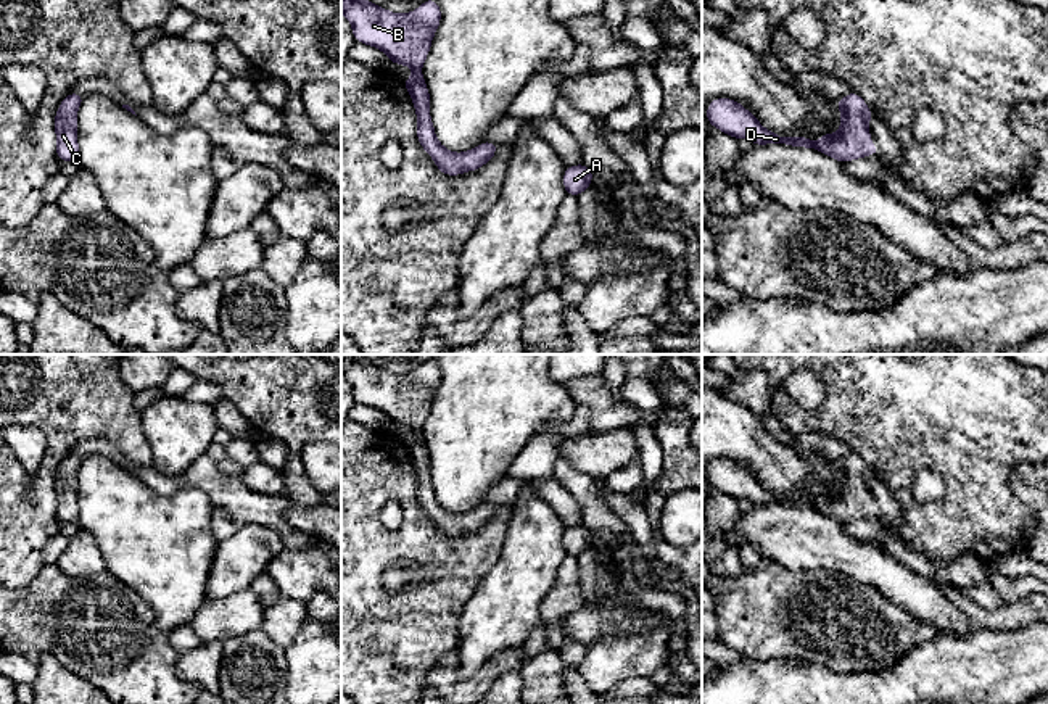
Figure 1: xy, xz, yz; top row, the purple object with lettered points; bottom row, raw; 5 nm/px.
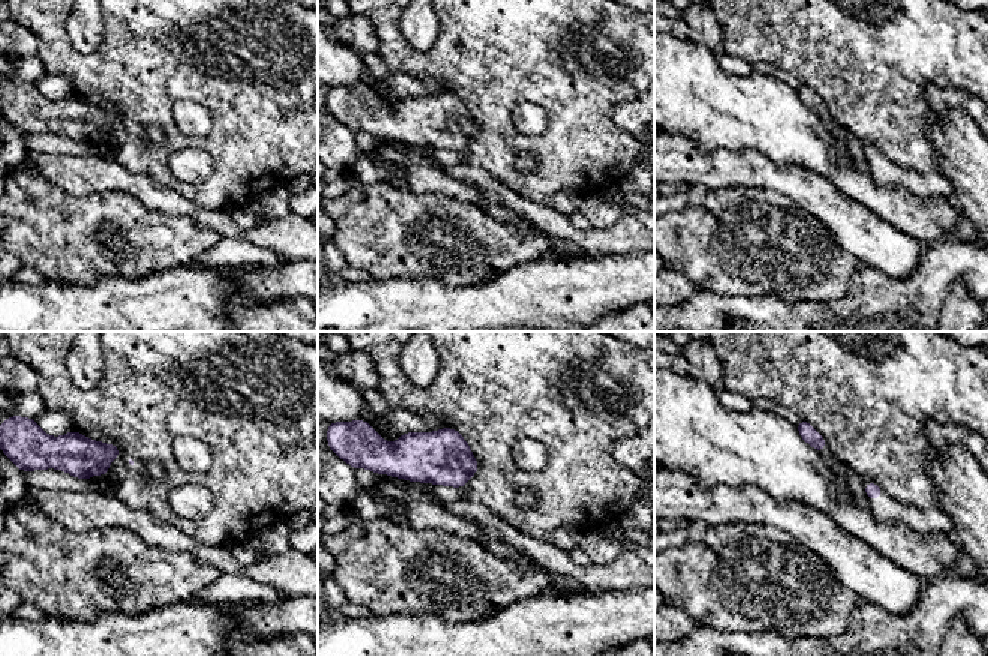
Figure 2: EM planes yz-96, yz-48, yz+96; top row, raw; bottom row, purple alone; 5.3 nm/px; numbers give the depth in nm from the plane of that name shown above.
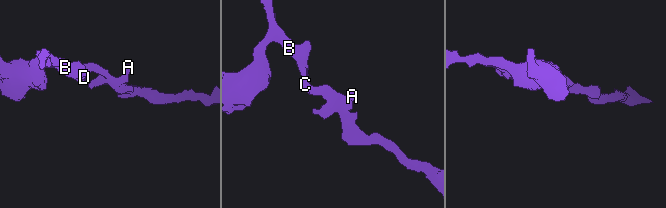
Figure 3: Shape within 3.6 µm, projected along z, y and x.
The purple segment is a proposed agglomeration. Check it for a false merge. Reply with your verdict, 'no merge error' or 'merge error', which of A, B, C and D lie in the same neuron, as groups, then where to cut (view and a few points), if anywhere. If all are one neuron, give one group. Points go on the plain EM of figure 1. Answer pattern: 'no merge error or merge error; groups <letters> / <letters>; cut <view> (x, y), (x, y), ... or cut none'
no merge error; groups A B C D; cut none

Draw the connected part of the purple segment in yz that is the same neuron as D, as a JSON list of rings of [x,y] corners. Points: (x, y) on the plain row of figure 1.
[[[858,454],[837,461],[842,475],[840,491],[824,495],[818,503],[808,498],[779,498],[766,491],[753,474],[731,459],[715,459],[707,469],[710,485],[734,499],[750,499],[755,506],[784,504],[790,507],[815,509],[840,524],[877,516],[879,509],[871,504],[869,480],[871,470]]]

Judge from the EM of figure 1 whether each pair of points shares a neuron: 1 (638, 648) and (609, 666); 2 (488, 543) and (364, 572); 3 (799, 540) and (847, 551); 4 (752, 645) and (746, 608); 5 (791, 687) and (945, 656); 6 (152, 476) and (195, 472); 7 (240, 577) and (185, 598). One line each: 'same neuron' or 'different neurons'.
1: same neuron
2: same neuron
3: same neuron
4: same neuron
5: same neuron
6: same neuron
7: different neurons

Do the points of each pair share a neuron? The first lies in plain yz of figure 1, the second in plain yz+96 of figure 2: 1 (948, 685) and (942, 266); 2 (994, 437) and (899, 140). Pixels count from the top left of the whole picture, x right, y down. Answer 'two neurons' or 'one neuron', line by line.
1: one neuron
2: one neuron

